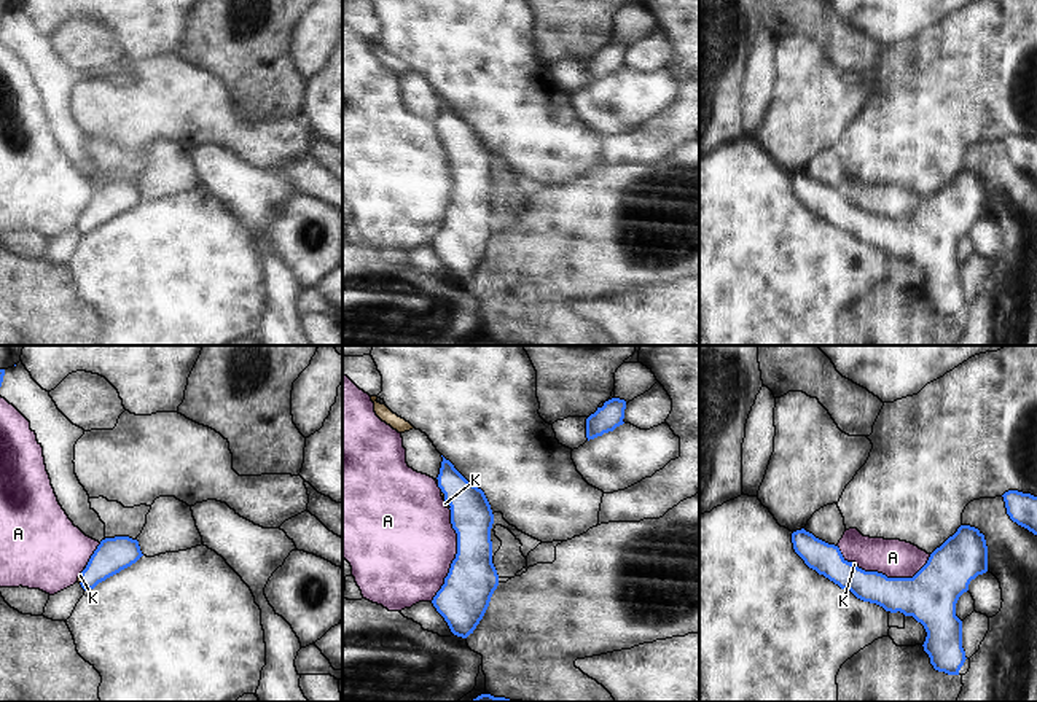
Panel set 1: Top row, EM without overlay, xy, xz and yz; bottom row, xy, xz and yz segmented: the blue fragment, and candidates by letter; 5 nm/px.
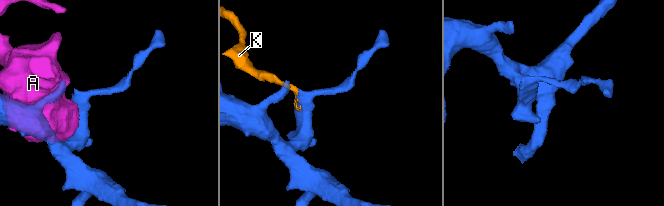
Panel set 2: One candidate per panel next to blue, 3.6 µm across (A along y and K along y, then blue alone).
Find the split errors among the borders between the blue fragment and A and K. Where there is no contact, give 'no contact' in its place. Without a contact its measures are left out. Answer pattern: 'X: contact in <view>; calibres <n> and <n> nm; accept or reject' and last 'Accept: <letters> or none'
A: contact in xz; calibres 260 and 480 nm; reject
K: contact in xz; calibres 220 and 20 nm; accept
Accept: K

